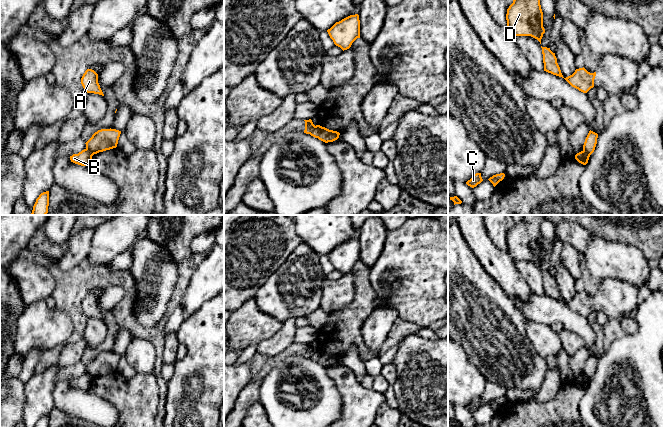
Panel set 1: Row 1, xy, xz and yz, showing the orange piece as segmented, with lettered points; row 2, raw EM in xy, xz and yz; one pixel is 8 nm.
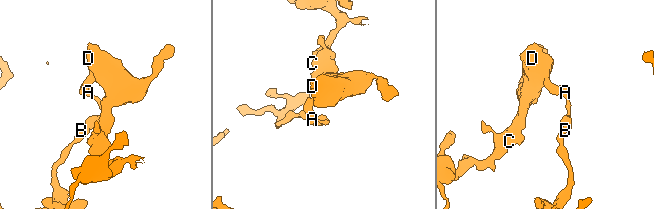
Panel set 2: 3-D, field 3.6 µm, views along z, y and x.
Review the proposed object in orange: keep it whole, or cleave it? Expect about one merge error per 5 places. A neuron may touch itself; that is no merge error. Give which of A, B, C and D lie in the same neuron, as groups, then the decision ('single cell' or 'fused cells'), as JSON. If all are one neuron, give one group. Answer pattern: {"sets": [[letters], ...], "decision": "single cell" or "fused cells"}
{"sets": [["A", "C", "D"], ["B"]], "decision": "fused cells"}

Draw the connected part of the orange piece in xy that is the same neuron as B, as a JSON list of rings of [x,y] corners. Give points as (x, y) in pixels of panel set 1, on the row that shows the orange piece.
[[[84,149],[78,154],[70,156],[70,160],[71,162],[81,166],[88,166],[91,164],[92,156],[93,155],[87,149]]]

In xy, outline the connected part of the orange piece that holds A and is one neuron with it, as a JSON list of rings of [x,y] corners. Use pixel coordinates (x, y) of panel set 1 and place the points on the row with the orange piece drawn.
[[[87,69],[85,71],[81,78],[81,84],[87,93],[94,93],[104,96],[98,83],[98,74],[94,70]]]

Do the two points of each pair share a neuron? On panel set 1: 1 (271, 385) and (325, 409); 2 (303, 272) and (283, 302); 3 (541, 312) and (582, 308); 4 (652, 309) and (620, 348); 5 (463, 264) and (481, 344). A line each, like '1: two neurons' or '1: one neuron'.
1: one neuron
2: one neuron
3: two neurons
4: one neuron
5: one neuron

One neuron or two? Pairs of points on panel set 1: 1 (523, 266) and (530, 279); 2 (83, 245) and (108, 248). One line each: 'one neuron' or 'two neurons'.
1: one neuron
2: two neurons

